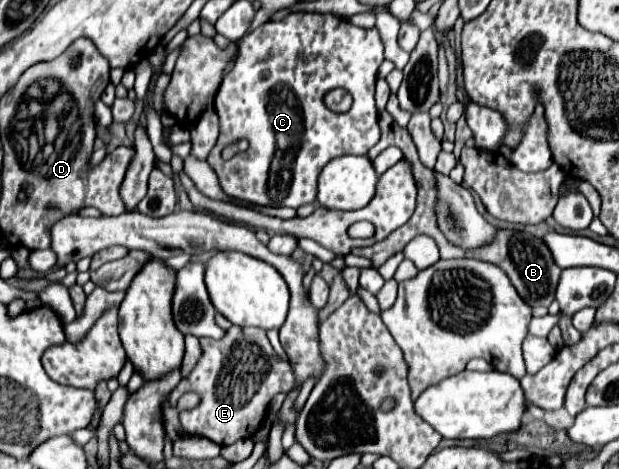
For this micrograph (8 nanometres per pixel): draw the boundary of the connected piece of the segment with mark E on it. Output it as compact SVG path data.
M231 326L221 340L203 338L203 356L189 374L187 380L181 380L169 396L169 404L175 406L179 396L185 392L195 392L201 396L201 404L193 410L179 412L181 426L189 436L203 436L219 446L229 446L241 438L251 438L261 424L269 402L279 392L291 390L291 366L277 356L265 330L259 328L241 328Z

